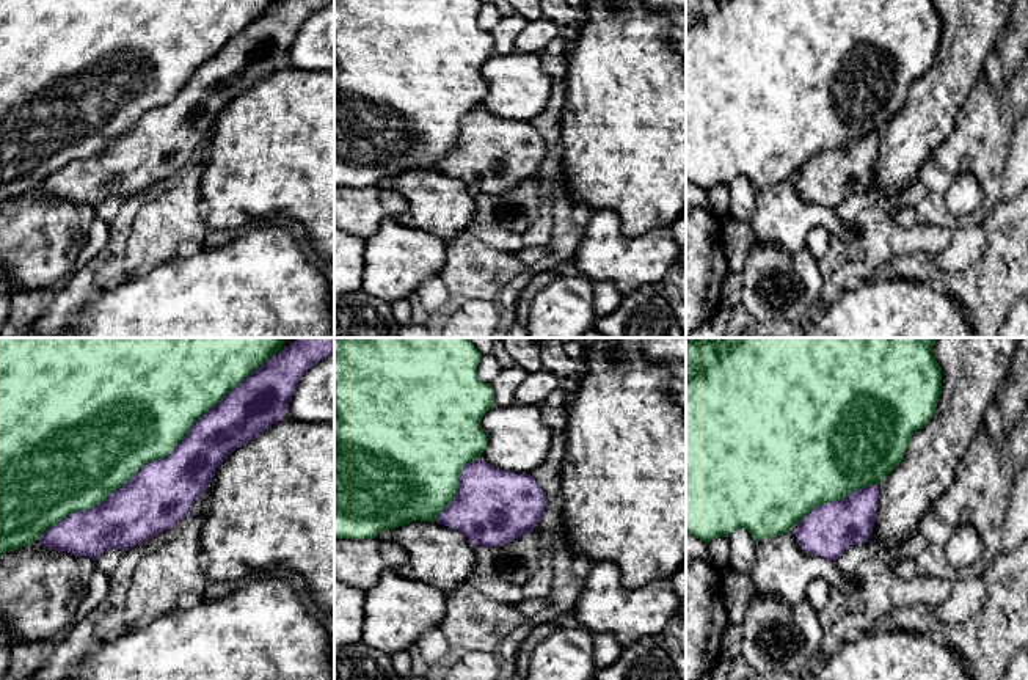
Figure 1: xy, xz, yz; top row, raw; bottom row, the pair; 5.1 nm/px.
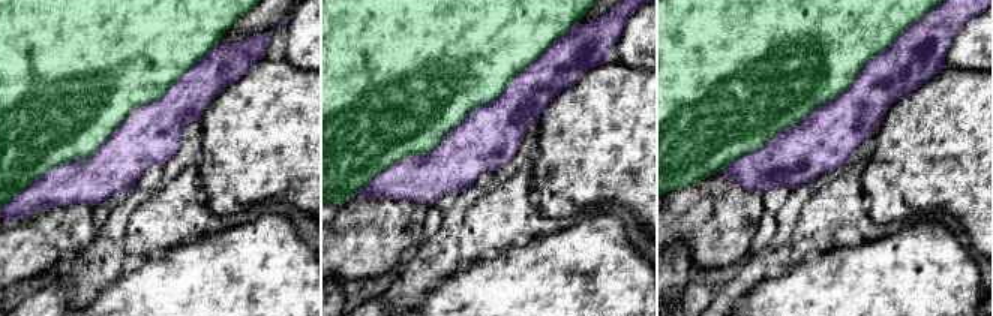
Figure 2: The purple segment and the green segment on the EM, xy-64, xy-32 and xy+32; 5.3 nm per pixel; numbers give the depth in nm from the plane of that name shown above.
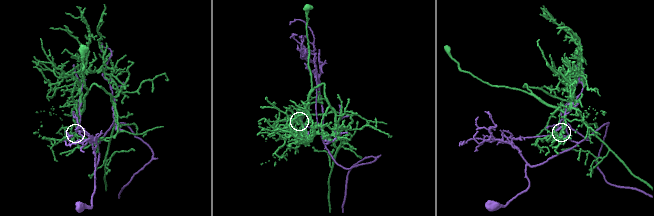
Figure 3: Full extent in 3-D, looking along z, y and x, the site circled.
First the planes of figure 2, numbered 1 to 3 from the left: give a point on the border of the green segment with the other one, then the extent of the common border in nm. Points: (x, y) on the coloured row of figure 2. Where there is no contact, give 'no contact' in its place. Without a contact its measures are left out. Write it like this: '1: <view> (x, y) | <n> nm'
1: xy-64 (110, 137) | 1450 nm
2: xy-32 (468, 113) | 1500 nm
3: xy+32 (834, 99) | 1500 nm

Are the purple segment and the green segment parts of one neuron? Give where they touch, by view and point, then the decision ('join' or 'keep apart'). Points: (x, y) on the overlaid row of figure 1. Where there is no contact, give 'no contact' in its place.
meets purple in xy at (159, 459); keep apart

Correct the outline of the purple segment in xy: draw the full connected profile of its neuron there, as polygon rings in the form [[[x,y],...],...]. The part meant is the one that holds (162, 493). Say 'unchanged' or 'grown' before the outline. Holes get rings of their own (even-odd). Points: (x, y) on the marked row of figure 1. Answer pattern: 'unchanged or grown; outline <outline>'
unchanged; outline [[[297,338],[287,349],[273,355],[224,399],[202,415],[185,438],[166,457],[149,462],[122,487],[113,490],[102,504],[75,510],[49,531],[39,542],[57,551],[88,556],[96,561],[110,548],[127,551],[174,528],[191,510],[198,496],[212,484],[223,460],[262,430],[283,419],[289,400],[304,372],[334,350],[334,338]]]

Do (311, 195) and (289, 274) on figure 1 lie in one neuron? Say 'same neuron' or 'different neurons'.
different neurons

